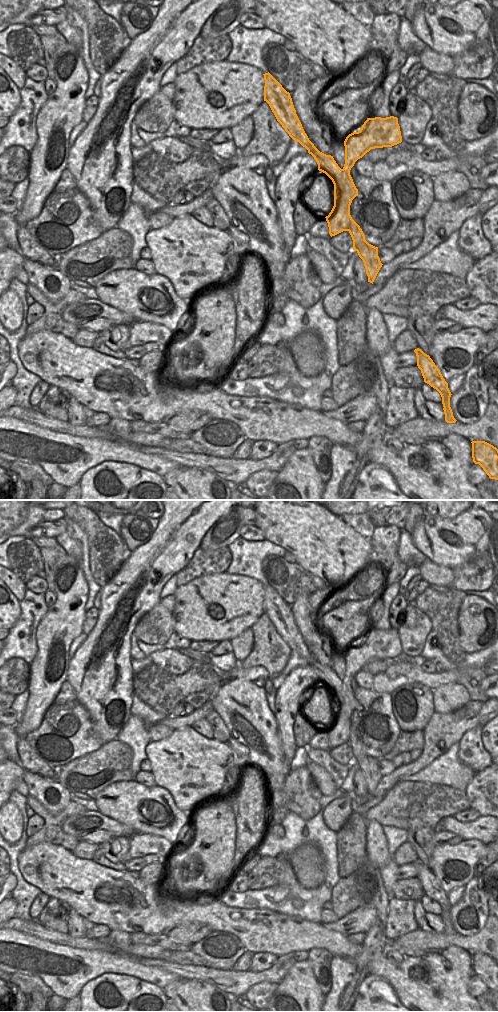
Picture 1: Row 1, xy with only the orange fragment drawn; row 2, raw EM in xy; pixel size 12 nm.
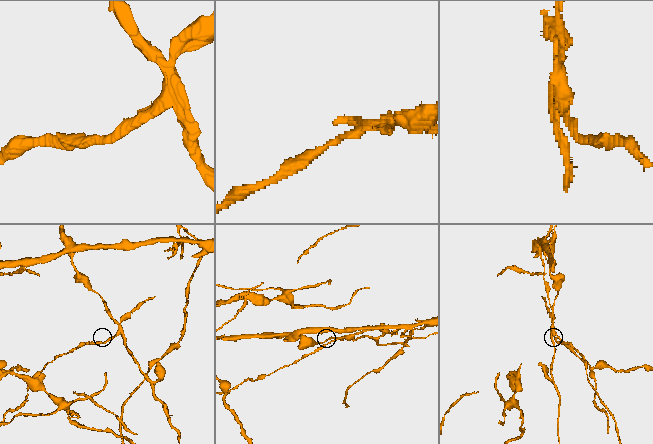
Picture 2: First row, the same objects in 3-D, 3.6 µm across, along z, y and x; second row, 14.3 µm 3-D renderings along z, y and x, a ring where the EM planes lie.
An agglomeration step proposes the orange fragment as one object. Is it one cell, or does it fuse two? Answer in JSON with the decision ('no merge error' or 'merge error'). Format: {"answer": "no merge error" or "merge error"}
{"answer": "merge error"}

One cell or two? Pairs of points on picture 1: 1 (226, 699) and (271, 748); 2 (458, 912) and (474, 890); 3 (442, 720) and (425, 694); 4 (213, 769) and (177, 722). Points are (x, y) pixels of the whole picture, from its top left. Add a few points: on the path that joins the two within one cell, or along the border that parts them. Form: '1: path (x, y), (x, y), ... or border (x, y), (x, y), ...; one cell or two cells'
1: path (239, 709), (263, 735); one cell
2: path (463, 907), (474, 895); one cell
3: border (434, 711), (422, 730); two cells
4: border (191, 726), (181, 726), (173, 730); two cells

